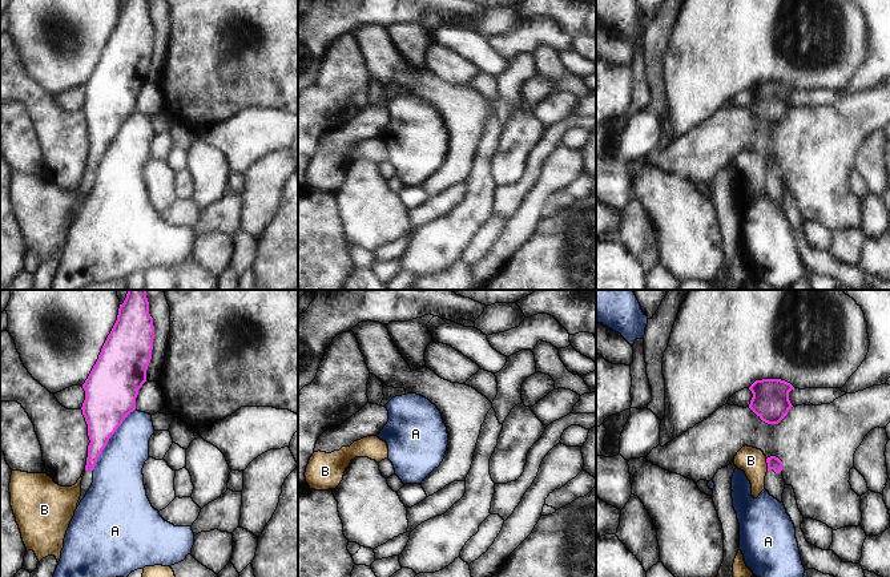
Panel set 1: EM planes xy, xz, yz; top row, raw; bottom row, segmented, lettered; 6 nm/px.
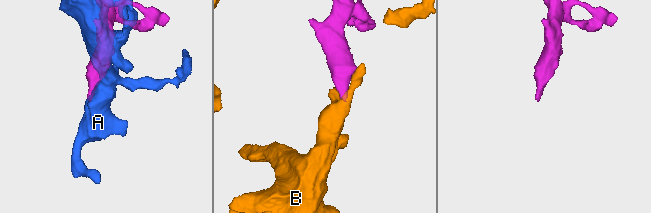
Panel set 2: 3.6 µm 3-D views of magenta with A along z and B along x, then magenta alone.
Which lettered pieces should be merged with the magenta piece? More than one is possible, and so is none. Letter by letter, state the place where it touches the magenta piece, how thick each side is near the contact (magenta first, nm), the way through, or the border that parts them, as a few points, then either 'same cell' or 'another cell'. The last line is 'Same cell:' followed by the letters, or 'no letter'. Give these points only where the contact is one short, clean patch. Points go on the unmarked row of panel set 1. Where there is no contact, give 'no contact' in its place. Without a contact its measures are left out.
A: xy (109, 140) | 300/300 nm | along xy (135, 111), (112, 137), (92, 172) | another cell
B: yz (768, 166) | 80/160 nm | along yz (765, 161), (768, 172) | another cell
Same cell: no letter

